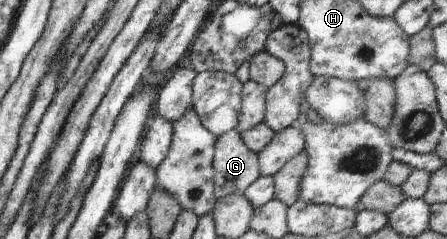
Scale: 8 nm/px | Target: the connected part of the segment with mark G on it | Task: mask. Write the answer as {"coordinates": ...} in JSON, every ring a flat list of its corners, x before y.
{"coordinates":[[235,129,217,138,213,166,217,199,235,193,244,195,261,176,257,155,246,147]]}

